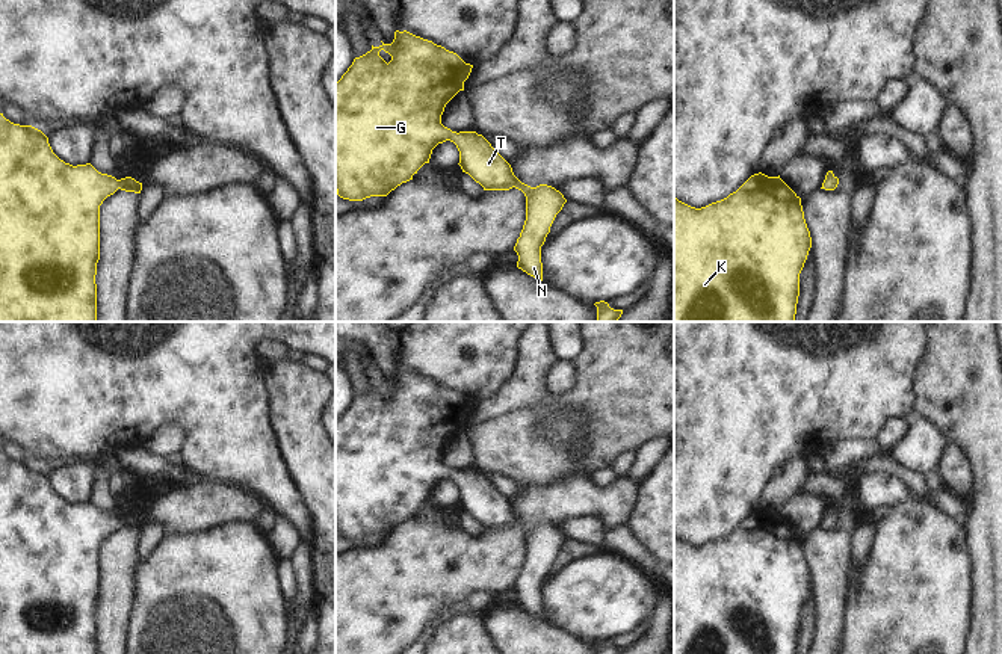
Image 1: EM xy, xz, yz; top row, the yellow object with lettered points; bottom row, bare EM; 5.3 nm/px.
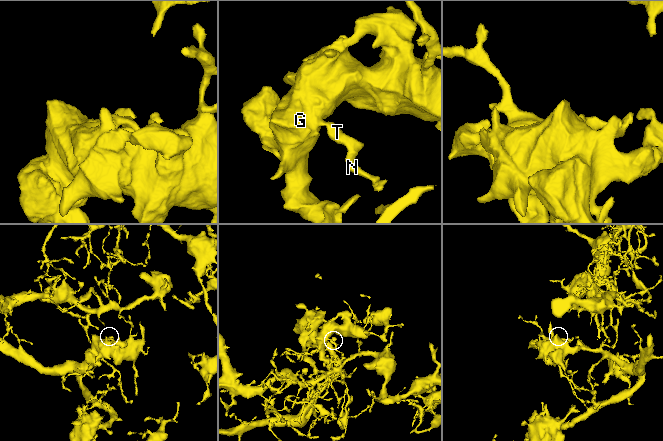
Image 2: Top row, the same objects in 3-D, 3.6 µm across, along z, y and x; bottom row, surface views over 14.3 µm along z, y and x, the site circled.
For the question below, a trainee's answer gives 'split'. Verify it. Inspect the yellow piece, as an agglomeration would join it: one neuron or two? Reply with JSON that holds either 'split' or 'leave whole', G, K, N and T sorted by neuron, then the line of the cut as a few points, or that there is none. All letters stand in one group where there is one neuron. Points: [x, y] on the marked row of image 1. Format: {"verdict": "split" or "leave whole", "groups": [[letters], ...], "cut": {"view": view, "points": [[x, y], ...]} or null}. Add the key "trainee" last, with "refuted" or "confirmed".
{"verdict": "leave whole", "groups": [["G", "K", "N", "T"]], "cut": null, "trainee": "refuted"}

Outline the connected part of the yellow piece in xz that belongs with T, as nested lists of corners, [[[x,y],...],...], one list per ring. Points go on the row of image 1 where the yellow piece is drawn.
[[[407,30],[394,32],[391,44],[373,47],[355,57],[336,83],[336,190],[349,201],[387,196],[429,163],[432,150],[446,140],[456,145],[459,166],[484,190],[521,190],[526,196],[526,221],[514,246],[517,267],[543,281],[541,246],[567,199],[552,186],[530,187],[521,183],[511,165],[476,131],[452,131],[441,124],[446,104],[464,91],[473,65],[456,53]]]

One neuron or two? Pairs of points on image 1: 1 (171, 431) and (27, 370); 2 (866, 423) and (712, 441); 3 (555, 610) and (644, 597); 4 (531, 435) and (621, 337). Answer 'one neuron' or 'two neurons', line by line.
1: two neurons
2: one neuron
3: one neuron
4: one neuron

